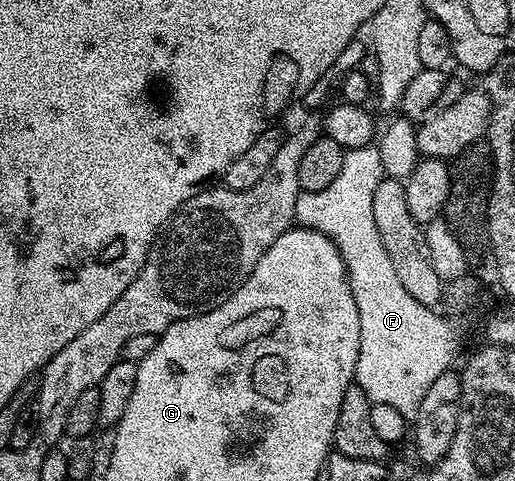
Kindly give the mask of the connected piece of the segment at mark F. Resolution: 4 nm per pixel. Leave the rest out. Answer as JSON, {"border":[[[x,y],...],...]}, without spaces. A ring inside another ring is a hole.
{"border":[[[369,148],[354,149],[344,152],[342,173],[334,177],[331,185],[317,191],[301,191],[296,202],[295,222],[311,231],[320,231],[335,241],[340,248],[340,256],[348,270],[350,289],[354,293],[354,301],[358,305],[358,321],[362,325],[362,341],[358,353],[356,378],[354,380],[366,393],[372,404],[391,405],[411,421],[418,413],[418,405],[422,405],[422,397],[430,390],[430,385],[437,377],[442,377],[452,366],[456,354],[460,351],[460,339],[456,331],[437,312],[426,305],[418,305],[410,293],[406,293],[402,281],[398,281],[398,273],[394,273],[394,264],[386,253],[386,245],[382,245],[382,237],[378,237],[378,225],[374,225],[374,189],[375,178],[368,176]]]}

